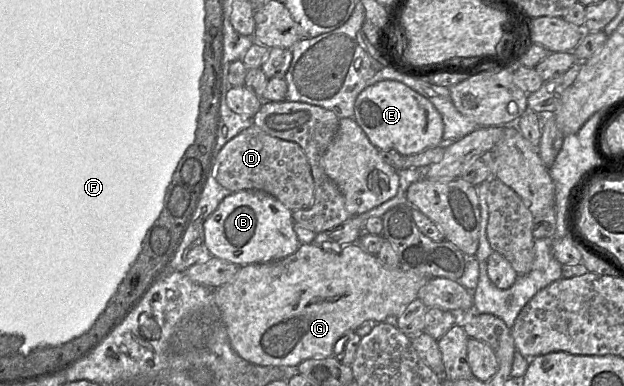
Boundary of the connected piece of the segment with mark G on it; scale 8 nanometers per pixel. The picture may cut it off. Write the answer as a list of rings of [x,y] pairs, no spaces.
[[[358,243],[336,247],[339,249],[329,249],[330,247],[320,247],[311,244],[301,244],[297,251],[283,259],[266,262],[252,263],[240,267],[236,276],[228,283],[213,289],[214,298],[221,311],[223,323],[226,327],[232,349],[243,359],[258,365],[277,366],[285,368],[296,367],[304,360],[310,358],[325,358],[335,354],[336,342],[347,332],[355,331],[362,323],[372,321],[375,323],[392,321],[415,299],[418,298],[419,289],[431,278],[417,274],[413,271],[402,268],[386,268],[376,255],[363,249]]]

